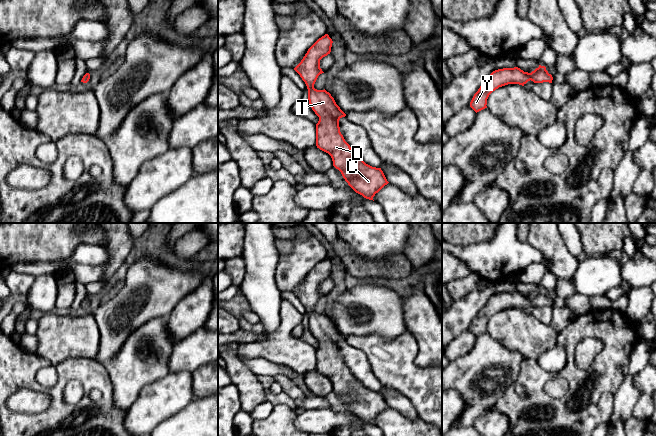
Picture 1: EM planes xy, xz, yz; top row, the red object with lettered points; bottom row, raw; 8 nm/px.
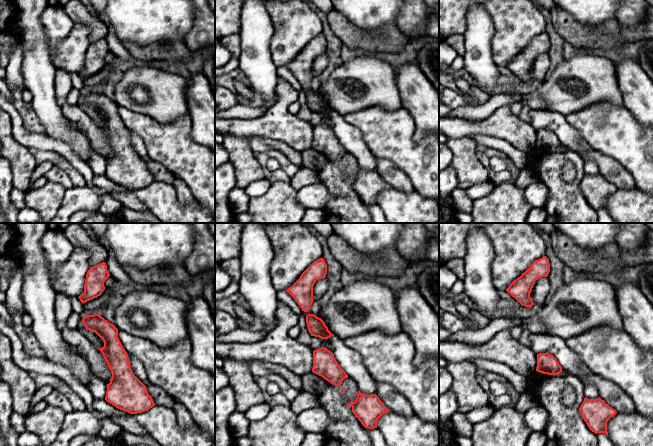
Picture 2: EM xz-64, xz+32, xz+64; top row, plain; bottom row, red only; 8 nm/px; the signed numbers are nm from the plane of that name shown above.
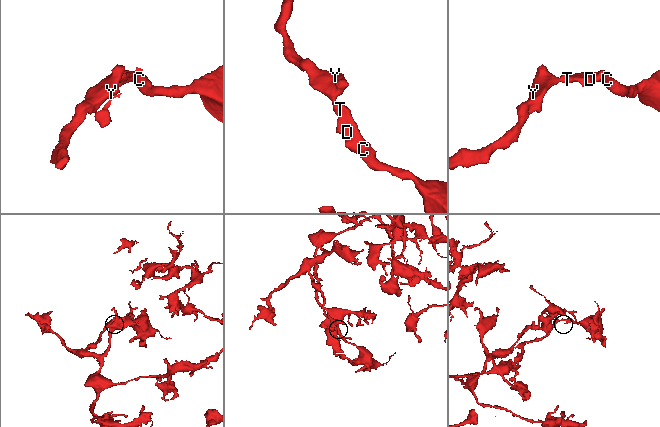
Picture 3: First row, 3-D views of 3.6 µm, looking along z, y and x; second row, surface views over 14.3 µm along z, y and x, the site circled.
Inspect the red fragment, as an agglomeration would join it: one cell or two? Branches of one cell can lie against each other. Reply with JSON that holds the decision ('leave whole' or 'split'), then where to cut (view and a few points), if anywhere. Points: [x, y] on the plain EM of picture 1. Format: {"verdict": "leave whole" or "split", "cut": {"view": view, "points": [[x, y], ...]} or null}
{"verdict": "leave whole", "cut": null}

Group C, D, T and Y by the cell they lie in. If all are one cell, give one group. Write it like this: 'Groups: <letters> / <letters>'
Groups: C D T Y

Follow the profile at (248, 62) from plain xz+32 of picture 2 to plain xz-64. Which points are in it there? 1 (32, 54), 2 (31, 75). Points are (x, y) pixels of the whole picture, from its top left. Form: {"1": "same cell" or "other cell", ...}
{"1": "same cell", "2": "same cell"}

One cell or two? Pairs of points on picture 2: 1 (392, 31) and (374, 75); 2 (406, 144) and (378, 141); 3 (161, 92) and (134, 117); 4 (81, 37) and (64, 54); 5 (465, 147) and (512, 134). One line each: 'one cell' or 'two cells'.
1: two cells
2: one cell
3: two cells
4: one cell
5: two cells

